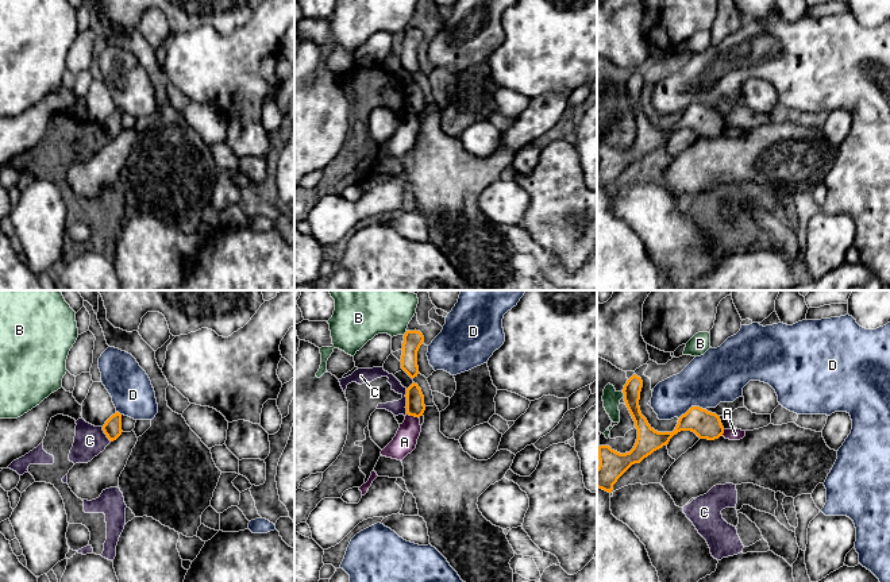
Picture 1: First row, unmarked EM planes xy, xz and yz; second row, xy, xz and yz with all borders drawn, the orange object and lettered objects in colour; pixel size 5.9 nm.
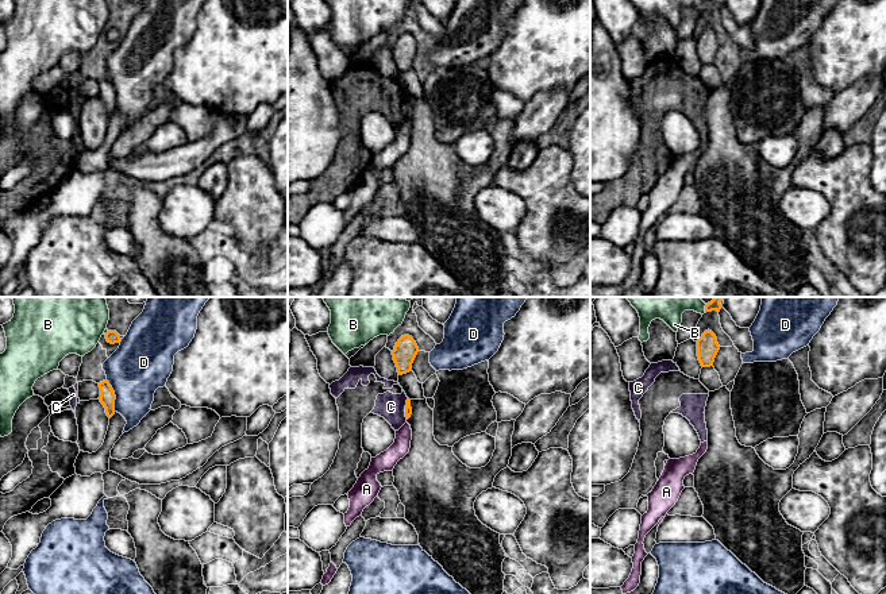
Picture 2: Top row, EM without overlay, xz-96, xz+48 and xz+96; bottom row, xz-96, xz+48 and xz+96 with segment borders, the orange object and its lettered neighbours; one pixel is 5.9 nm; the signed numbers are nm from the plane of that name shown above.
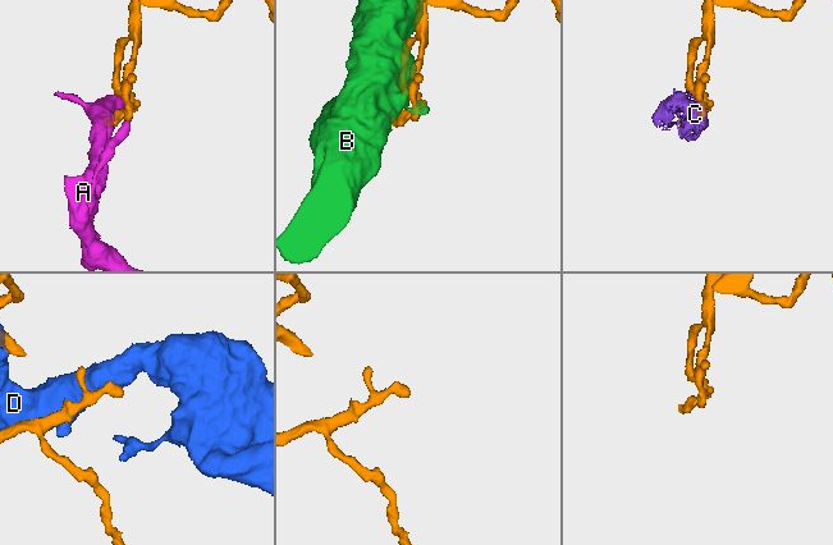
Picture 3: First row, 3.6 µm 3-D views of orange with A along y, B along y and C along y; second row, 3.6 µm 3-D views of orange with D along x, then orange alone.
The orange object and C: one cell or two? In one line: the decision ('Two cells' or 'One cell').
Two cells

